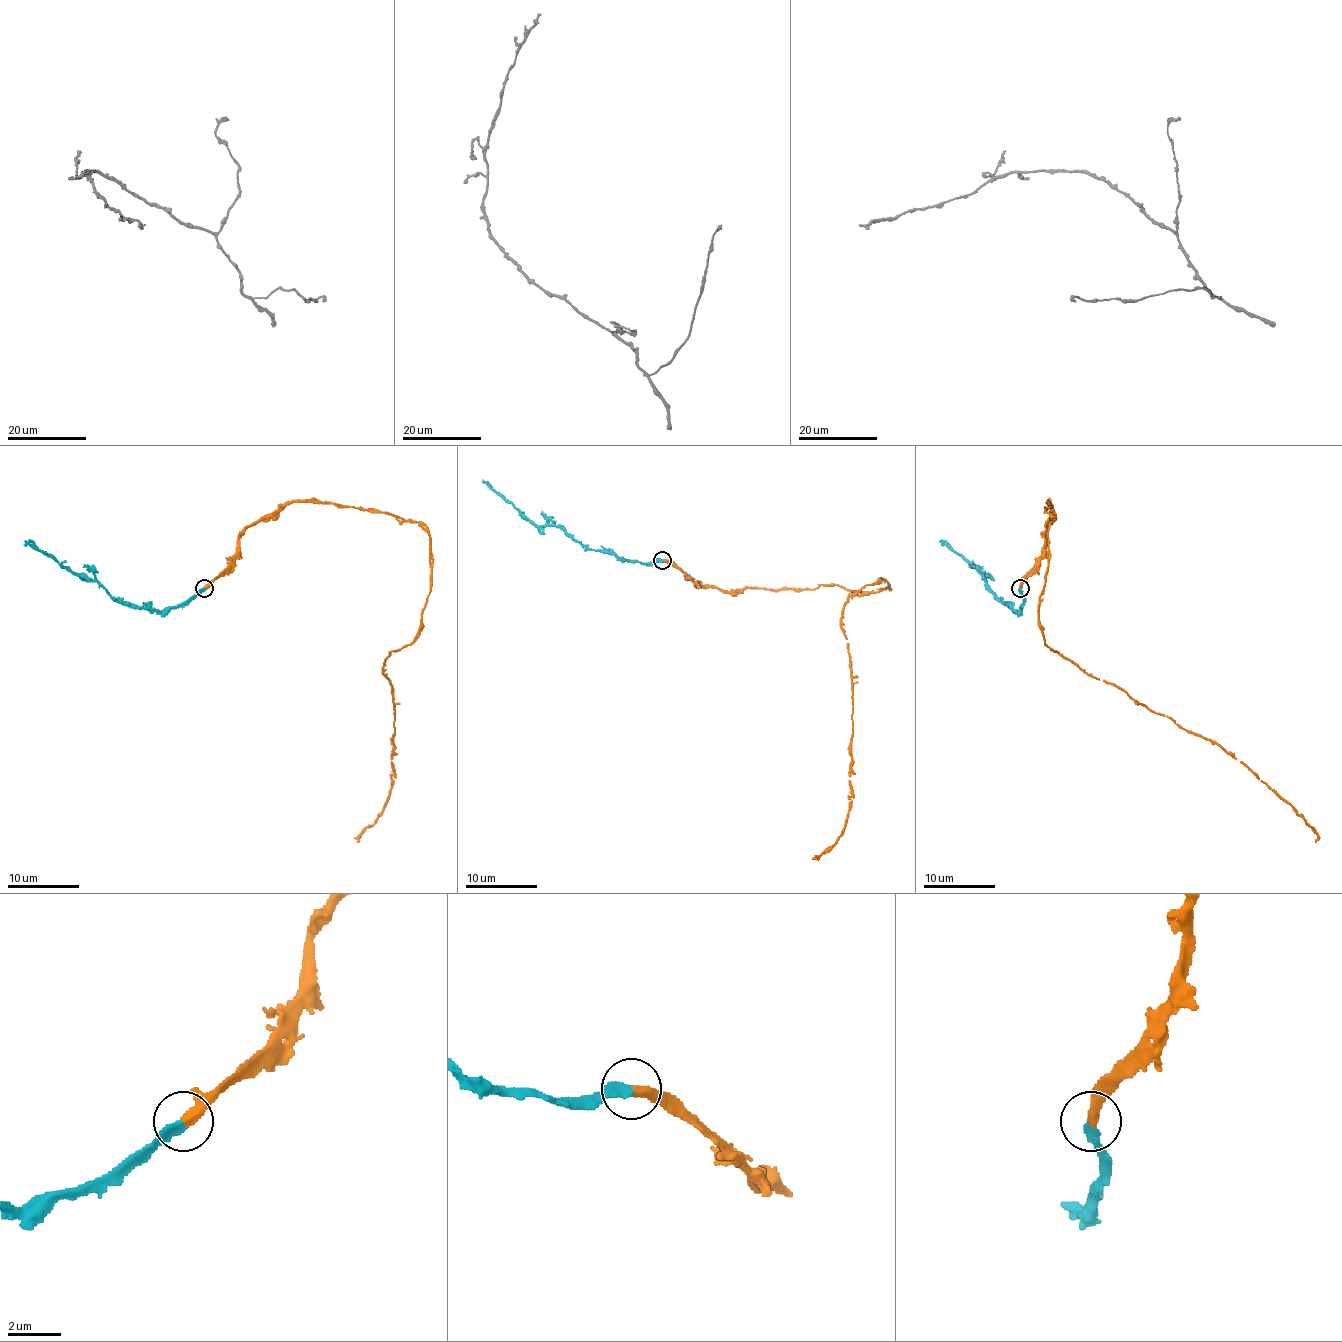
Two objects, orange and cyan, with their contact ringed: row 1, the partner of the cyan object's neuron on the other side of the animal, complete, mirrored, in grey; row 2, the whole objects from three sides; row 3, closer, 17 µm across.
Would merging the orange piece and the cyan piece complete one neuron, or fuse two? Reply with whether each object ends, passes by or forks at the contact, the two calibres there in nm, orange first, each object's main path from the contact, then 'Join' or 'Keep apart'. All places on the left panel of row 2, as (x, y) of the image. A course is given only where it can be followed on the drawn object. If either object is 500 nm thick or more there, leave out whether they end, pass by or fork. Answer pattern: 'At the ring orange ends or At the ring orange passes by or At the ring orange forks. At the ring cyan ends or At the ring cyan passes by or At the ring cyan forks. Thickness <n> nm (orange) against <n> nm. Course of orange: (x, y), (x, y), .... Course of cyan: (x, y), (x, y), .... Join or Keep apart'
At the ring orange ends. At the ring cyan ends. Thickness 400 nm (orange) against 280 nm. Course of orange: (205, 588), (237, 538), (296, 500), (378, 509), (429, 534), (421, 627), (384, 663), (393, 787), (357, 842). Course of cyan: (205, 588), (183, 602), (160, 611), (133, 608), (117, 601), (101, 584), (72, 574), (24, 540). Join

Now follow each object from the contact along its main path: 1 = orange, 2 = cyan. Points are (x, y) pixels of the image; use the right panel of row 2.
1: (1019, 588), (1043, 552), (1048, 500), (1048, 572), (1039, 597), (1044, 644), (1215, 740), (1295, 812), (1315, 842)
2: (1019, 588), (1023, 602), (1016, 611), (1002, 601), (982, 574), (939, 540)

